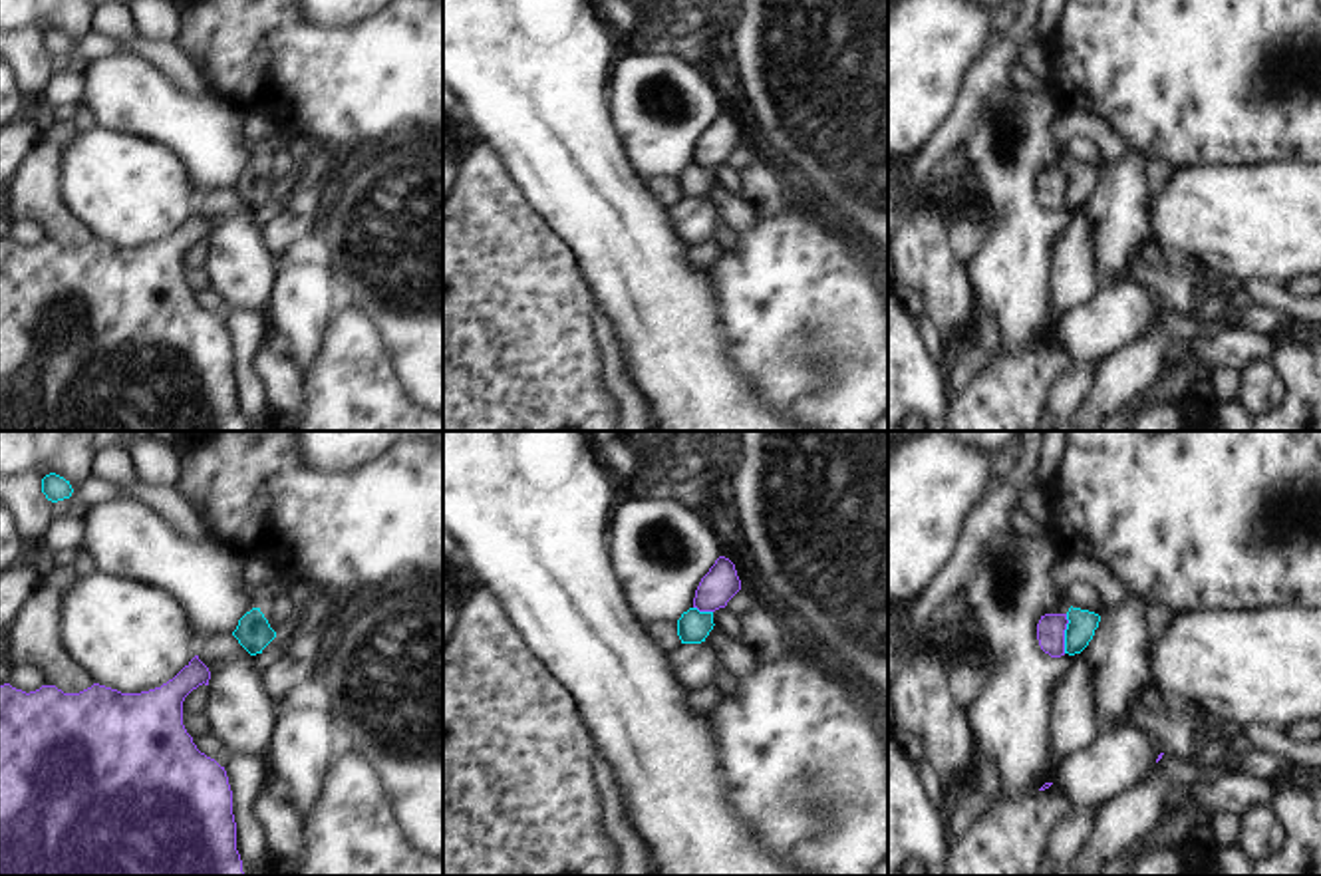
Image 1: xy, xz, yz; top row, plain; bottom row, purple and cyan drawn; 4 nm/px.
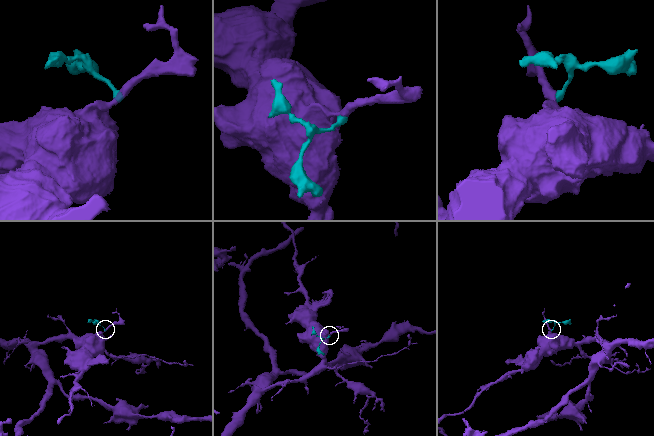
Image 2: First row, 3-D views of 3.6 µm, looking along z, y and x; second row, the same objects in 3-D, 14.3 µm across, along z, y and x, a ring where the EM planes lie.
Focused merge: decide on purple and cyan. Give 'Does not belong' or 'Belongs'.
Does not belong

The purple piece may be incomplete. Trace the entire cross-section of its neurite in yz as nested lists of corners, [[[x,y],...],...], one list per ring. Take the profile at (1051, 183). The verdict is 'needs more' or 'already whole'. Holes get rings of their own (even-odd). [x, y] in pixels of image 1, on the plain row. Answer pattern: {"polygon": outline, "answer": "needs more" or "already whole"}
{"polygon": [[[1045,169],[1037,179],[1037,195],[1051,213],[1065,211],[1067,169]]], "answer": "already whole"}

